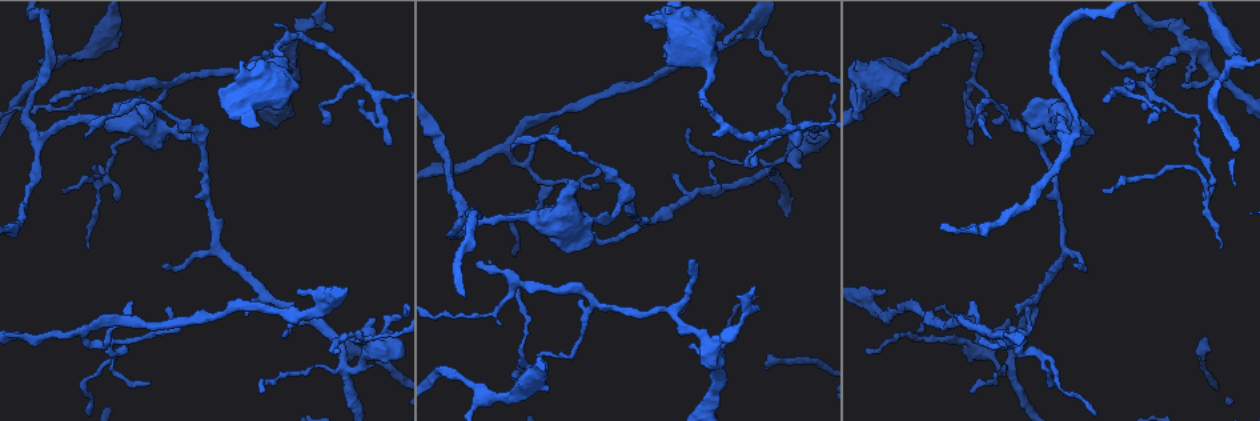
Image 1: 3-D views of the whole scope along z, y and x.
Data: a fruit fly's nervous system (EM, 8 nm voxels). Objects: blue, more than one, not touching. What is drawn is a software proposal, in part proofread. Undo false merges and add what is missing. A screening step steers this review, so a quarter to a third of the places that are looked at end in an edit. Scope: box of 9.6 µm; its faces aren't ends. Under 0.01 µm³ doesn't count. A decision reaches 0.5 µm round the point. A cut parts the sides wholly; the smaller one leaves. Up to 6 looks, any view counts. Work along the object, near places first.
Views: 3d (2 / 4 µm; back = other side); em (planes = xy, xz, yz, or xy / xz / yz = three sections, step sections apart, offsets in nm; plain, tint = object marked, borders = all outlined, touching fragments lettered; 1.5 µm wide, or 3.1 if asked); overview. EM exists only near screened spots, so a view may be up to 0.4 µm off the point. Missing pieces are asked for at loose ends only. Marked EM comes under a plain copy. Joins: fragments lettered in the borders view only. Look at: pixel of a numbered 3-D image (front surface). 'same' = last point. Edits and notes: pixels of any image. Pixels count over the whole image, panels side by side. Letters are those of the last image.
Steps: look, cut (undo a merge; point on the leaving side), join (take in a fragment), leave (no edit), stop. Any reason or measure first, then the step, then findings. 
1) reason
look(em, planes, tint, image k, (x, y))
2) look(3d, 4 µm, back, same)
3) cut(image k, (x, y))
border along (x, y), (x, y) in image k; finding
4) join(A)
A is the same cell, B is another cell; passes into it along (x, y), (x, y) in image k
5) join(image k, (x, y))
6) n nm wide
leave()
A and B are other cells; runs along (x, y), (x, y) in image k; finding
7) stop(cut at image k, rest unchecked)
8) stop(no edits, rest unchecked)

thin end
look(3d, 4 µm, image 1, (1220, 247))

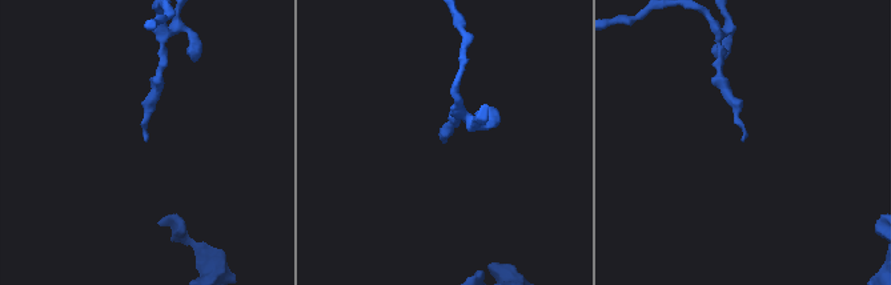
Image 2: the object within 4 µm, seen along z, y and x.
look(em, yz, step 8, borders, image 2, (442, 139))

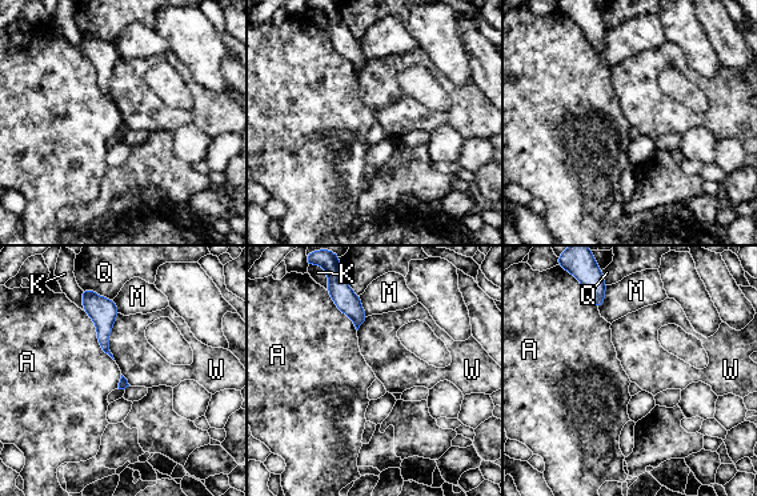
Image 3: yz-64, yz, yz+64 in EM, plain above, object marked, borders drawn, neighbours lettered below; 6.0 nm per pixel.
leave()
A, K, M, Q and W are other cells; border along (84, 310), (113, 360) in image 3; none of them fits

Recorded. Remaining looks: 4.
a narrow waist
look(3d, 2 µm, image 1, (1237, 64))

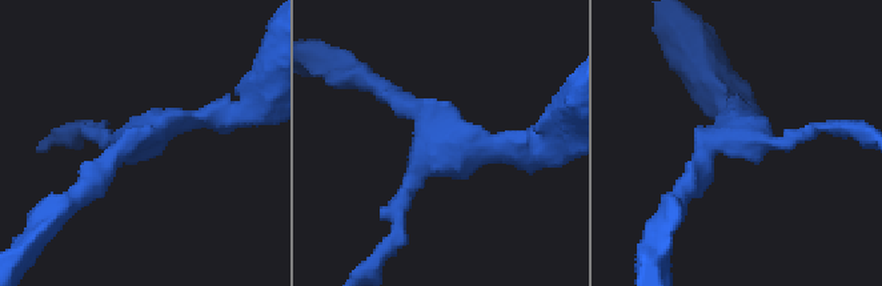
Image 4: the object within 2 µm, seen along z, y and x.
need the tissue
look(em, planes, borders, image 4, (443, 148))

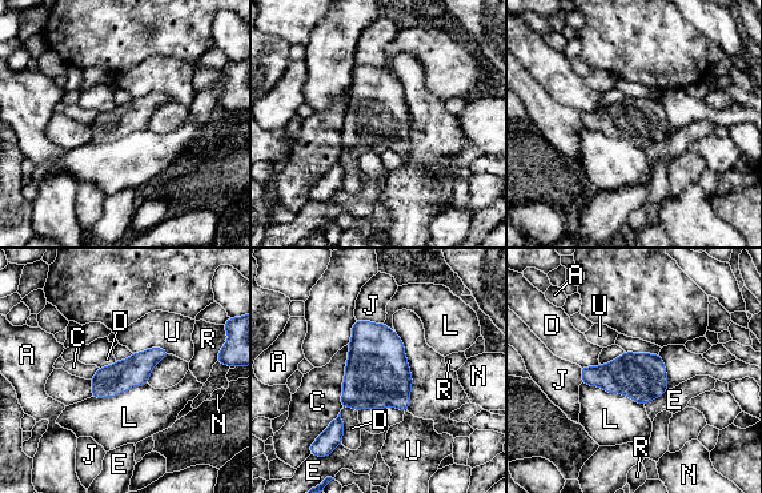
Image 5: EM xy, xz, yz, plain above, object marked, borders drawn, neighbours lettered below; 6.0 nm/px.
180 nm wide
leave()
A, C, D, E, J, L, N, R and U are other cells; runs along (163, 353), (95, 393) in image 5; continuous, no second neuron

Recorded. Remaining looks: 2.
arms part here
look(3d, 4 µm, image 1, (717, 373))

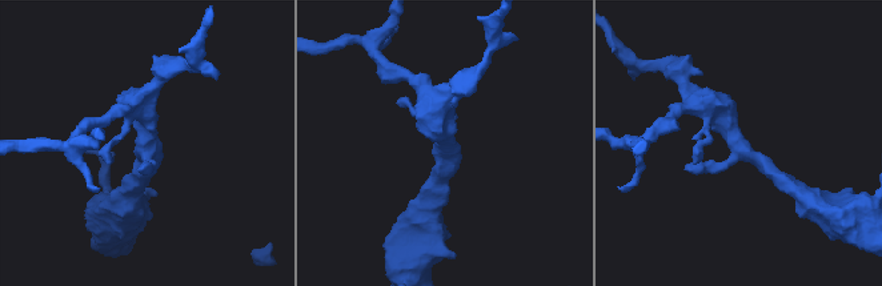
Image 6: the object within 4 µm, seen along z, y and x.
look(em, planes, borders, image 6, (745, 153))

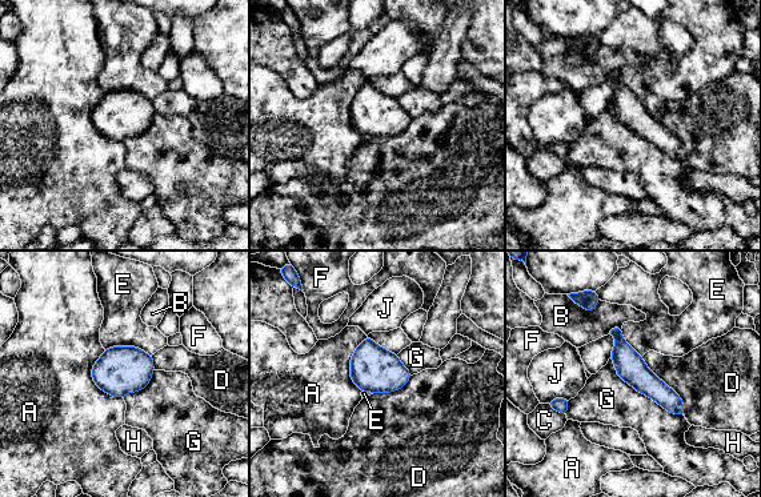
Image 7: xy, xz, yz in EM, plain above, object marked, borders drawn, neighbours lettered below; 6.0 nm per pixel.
leave()
A, B, C, D, E, F, G, H and J are other cells; runs along (612, 332), (623, 356), (681, 412) in image 7; all the same neuron

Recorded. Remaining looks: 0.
stop(no edits, rest unchecked)

